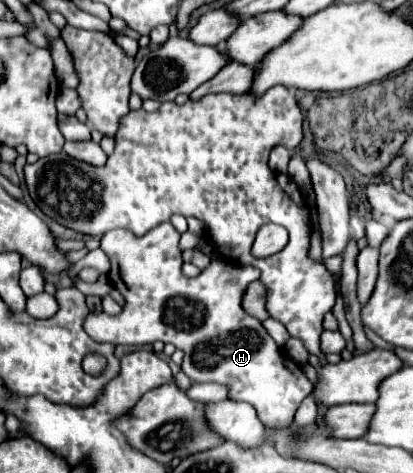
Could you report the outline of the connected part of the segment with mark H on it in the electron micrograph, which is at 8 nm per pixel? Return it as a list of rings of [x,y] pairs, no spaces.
[[[162,223],[142,237],[136,237],[126,229],[114,229],[104,233],[100,247],[106,251],[111,263],[108,280],[112,281],[115,288],[120,286],[119,291],[126,299],[126,305],[118,317],[110,317],[106,313],[100,315],[90,313],[84,321],[86,333],[98,343],[122,343],[122,345],[150,345],[154,341],[172,343],[186,353],[186,367],[182,367],[182,371],[190,375],[192,383],[218,383],[228,387],[228,399],[250,403],[256,409],[258,419],[266,427],[290,425],[294,421],[298,405],[306,395],[310,395],[312,383],[308,381],[306,373],[296,361],[288,365],[288,357],[282,353],[280,347],[276,347],[274,339],[264,329],[262,321],[242,311],[242,295],[252,281],[260,279],[260,271],[248,265],[212,261],[206,269],[202,269],[198,277],[184,277],[180,271],[182,255],[178,241],[180,233],[172,227],[172,223]]]

